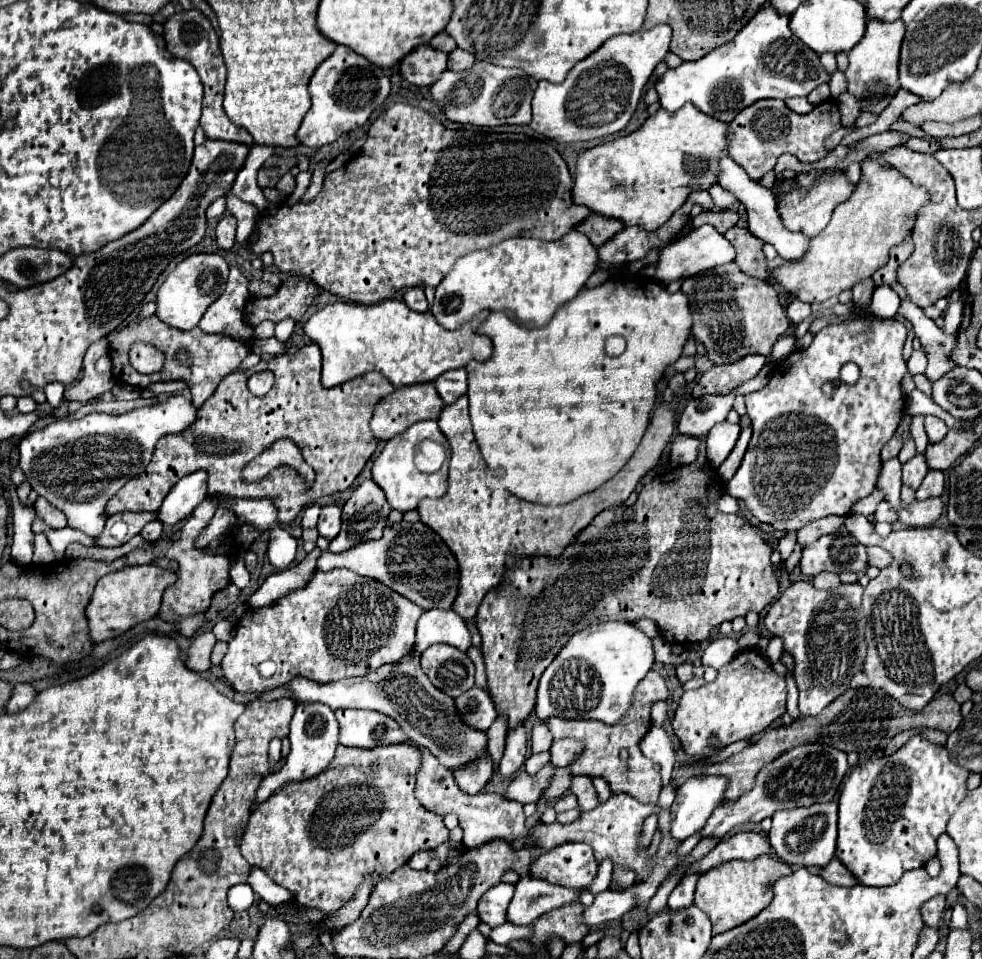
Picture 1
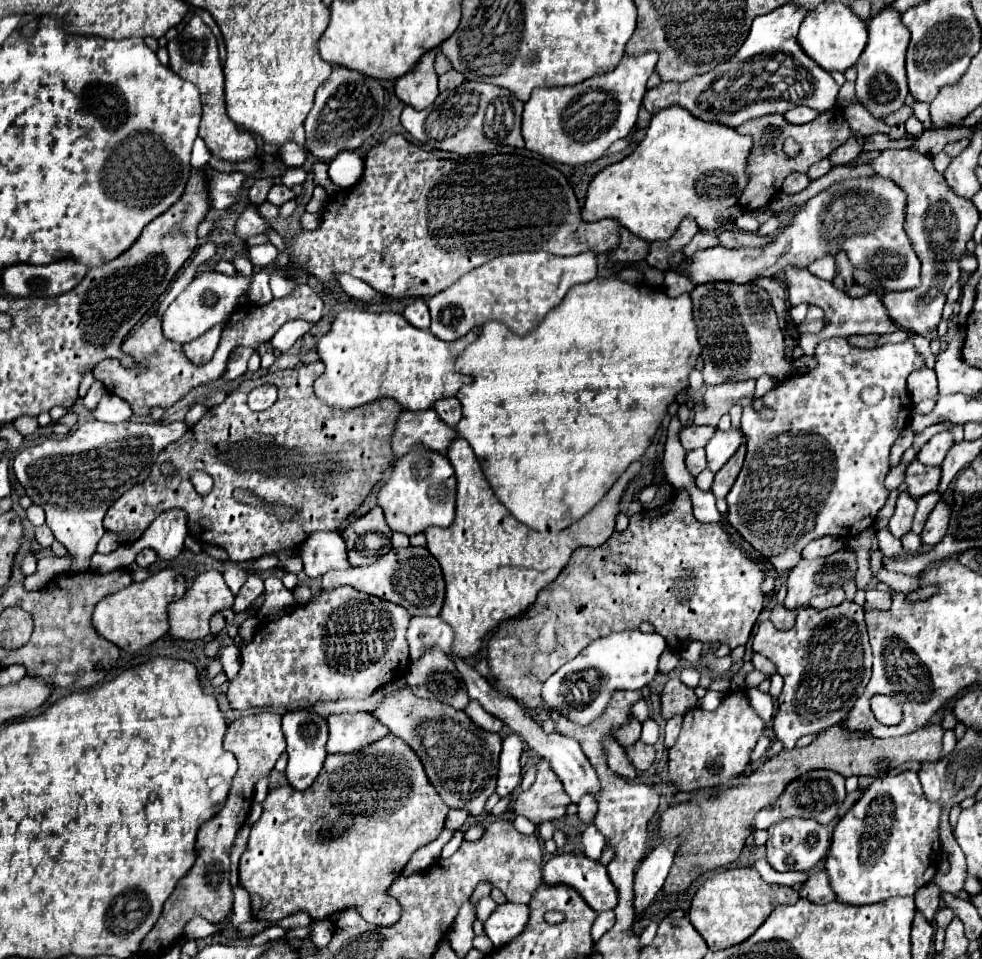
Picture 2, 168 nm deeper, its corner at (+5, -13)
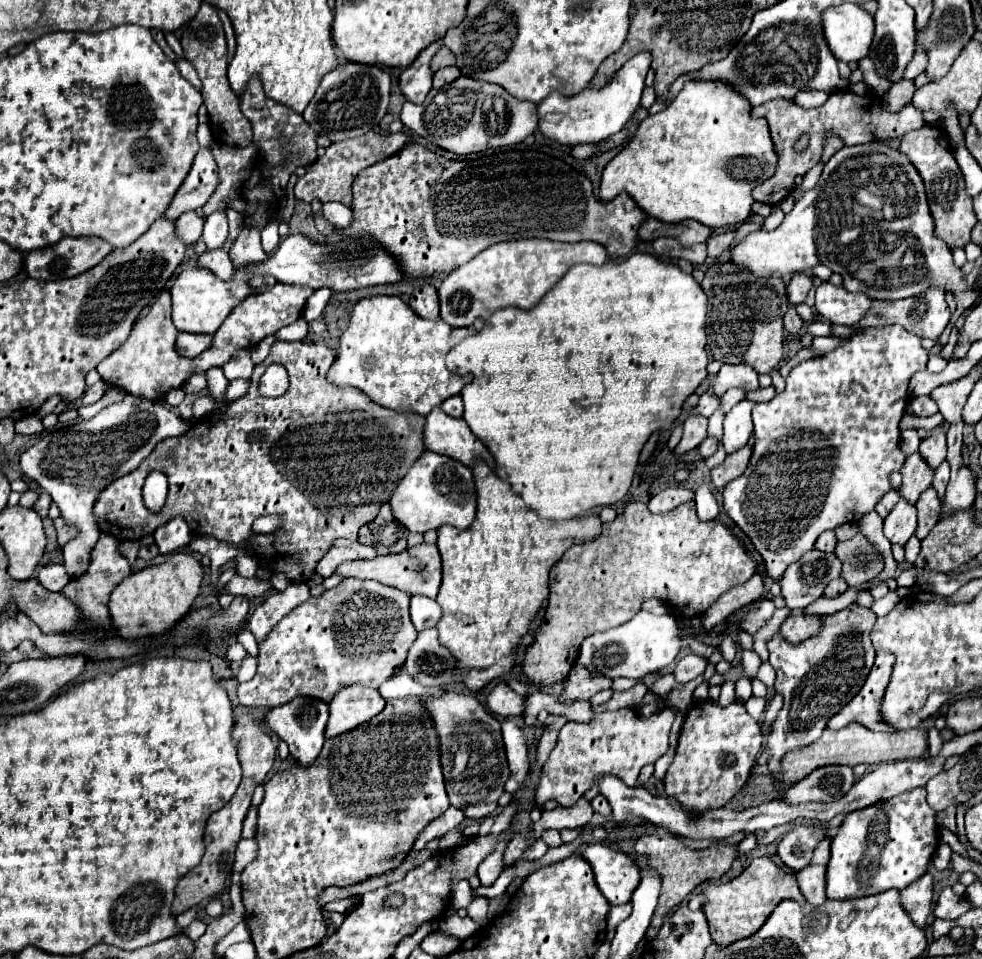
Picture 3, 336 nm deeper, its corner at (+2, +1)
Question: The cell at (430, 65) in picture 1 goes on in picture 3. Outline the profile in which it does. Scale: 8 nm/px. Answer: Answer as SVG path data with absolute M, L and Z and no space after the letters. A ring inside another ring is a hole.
M437 40L433 44L429 44L417 58L415 62L405 68L399 76L399 86L401 92L405 94L405 98L413 104L421 104L429 90L433 88L433 70L431 70L431 58L435 56L435 52L443 46L443 40Z

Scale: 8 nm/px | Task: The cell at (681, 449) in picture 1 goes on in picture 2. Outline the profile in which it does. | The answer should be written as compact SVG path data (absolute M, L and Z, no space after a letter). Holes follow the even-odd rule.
M704 448L688 452L686 454L686 466L692 472L692 476L698 476L706 468L706 452L704 452Z

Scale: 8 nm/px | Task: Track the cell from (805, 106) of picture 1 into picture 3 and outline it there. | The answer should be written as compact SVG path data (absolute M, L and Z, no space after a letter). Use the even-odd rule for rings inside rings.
M799 92L799 96L795 96L793 100L801 108L819 108L821 104L825 104L827 98L827 92Z

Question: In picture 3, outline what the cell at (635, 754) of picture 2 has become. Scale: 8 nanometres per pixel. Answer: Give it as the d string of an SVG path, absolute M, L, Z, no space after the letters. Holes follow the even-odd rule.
M621 708L617 712L601 712L589 724L567 722L559 730L557 744L541 770L533 798L535 806L543 808L549 800L557 800L559 806L573 806L595 784L595 776L599 774L615 774L625 784L635 786L639 770L667 752L673 718L673 708L663 708L649 718L641 718L633 708Z

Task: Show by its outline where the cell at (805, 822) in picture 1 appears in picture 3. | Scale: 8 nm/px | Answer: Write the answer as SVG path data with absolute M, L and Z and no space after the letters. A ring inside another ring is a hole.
M795 824L791 830L787 830L777 844L777 856L783 860L783 864L791 870L803 870L815 846L827 836L827 828L823 824Z

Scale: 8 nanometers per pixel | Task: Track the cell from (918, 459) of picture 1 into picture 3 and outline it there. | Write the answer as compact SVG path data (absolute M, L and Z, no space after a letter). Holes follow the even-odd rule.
M901 498L885 518L885 536L893 544L905 544L917 528L917 508Z

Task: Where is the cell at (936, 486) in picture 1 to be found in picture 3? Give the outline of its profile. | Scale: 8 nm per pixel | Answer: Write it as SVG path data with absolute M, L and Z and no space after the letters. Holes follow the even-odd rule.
M933 486L927 488L919 496L919 500L917 500L915 506L917 506L917 512L919 512L917 514L919 516L919 524L917 524L915 536L923 540L931 532L931 528L939 522L939 516L941 516L941 500L939 500L935 488Z

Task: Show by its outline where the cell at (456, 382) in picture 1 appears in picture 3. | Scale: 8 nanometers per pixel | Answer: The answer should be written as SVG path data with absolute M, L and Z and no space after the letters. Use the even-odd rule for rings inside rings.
M459 394L447 398L447 400L441 404L441 408L443 408L443 412L447 412L447 414L453 416L453 418L461 418L461 416L463 416L463 400L461 400Z

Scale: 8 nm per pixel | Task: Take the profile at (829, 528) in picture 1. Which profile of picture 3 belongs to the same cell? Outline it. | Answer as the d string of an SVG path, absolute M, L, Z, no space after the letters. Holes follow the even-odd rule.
M827 530L827 532L823 532L823 534L817 538L815 548L817 548L817 550L823 550L823 552L833 552L833 550L835 550L835 544L837 544L835 532L833 532L833 530Z

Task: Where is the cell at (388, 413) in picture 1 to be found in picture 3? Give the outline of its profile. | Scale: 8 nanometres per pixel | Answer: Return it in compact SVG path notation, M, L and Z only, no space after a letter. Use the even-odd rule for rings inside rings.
M435 406L425 416L425 432L423 442L429 450L437 454L447 454L459 462L465 462L471 466L471 460L475 456L481 456L483 460L489 460L493 464L493 456L487 452L487 448L473 436L469 426L463 418L447 416L439 406Z

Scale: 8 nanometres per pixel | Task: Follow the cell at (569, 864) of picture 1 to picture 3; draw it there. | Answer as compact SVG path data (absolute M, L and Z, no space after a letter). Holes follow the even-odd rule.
M603 842L583 844L579 854L591 864L595 882L609 904L625 904L631 900L631 892L639 884L639 866L633 856L611 850Z

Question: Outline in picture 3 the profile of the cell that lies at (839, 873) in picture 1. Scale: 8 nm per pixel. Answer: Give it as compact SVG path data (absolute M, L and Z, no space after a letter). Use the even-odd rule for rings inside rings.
M807 866L803 870L797 872L797 882L799 882L799 888L805 896L807 902L819 906L827 900L825 896L825 866Z

